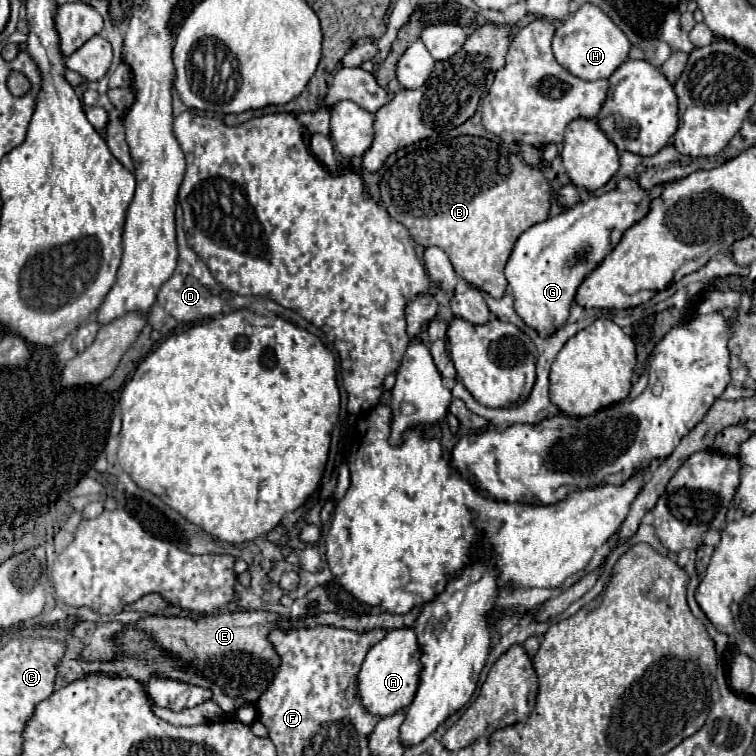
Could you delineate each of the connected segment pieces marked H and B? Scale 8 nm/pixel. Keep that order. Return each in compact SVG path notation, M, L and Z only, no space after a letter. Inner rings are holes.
M584 4L566 20L562 20L562 24L556 28L552 50L556 62L574 76L582 80L600 80L600 78L610 78L612 72L620 64L624 64L630 52L630 40L610 20L610 16L604 14L602 8L594 4Z
M456 136L434 142L430 150L428 144L408 150L384 172L378 188L384 208L396 222L408 228L414 242L422 244L424 248L442 248L454 264L456 274L468 284L488 292L492 298L500 298L506 292L508 282L504 278L504 266L518 236L532 224L544 222L550 212L550 182L542 170L538 166L528 166L506 146L476 136Z

